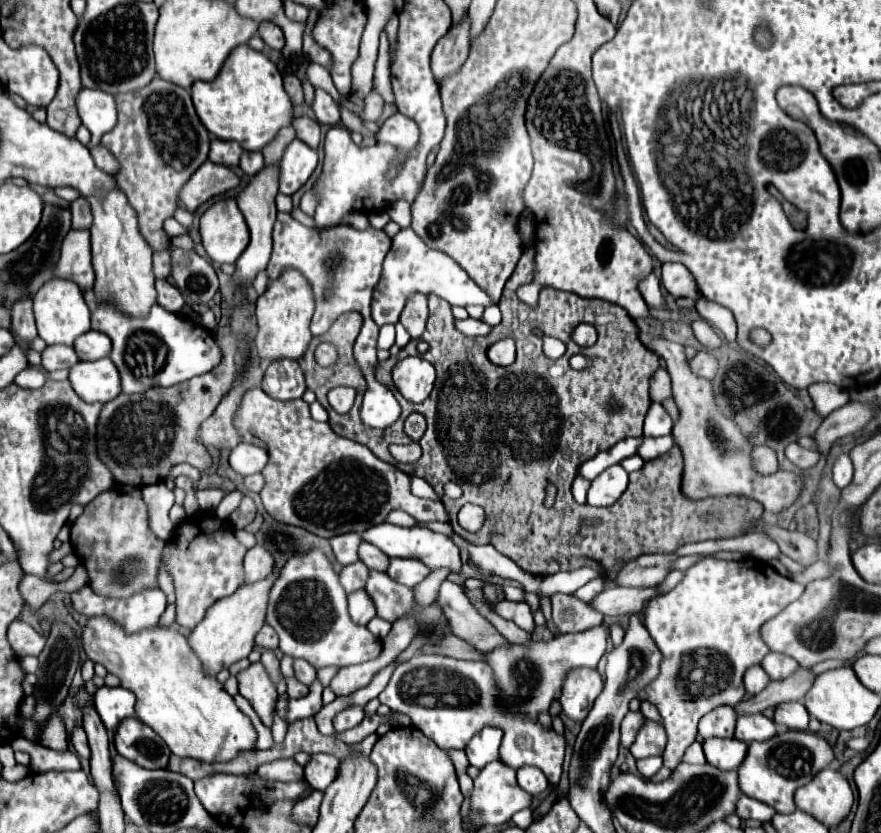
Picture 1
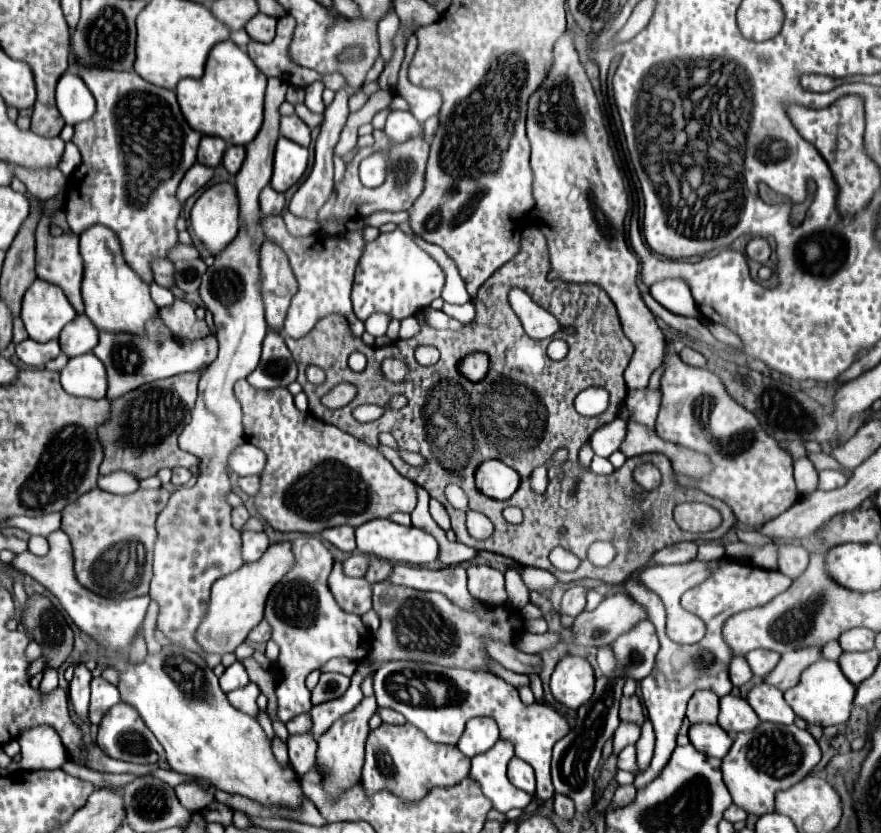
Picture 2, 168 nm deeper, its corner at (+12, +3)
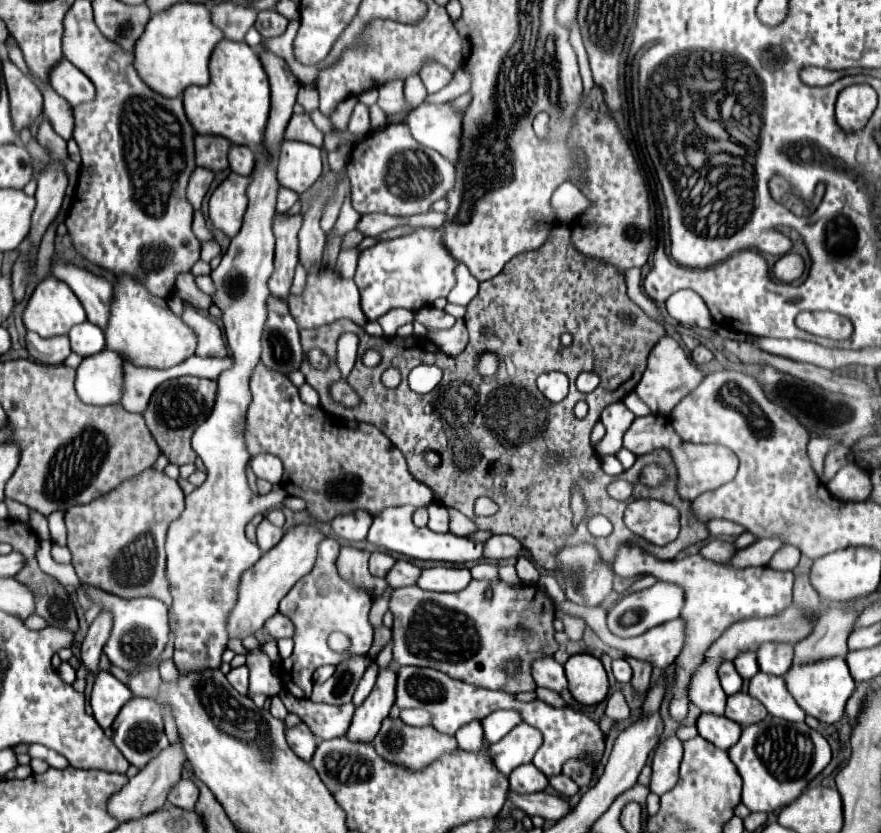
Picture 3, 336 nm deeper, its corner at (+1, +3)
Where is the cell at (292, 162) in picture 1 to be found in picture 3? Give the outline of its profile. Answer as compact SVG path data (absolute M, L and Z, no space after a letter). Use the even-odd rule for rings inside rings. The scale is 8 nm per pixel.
M286 140L280 146L278 182L298 194L308 190L322 174L320 148L306 142Z

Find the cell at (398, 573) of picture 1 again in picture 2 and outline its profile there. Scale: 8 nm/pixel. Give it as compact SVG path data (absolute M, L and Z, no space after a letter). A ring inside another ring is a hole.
M399 564L393 568L391 582L415 590L435 590L447 594L451 602L463 608L471 608L475 602L475 598L467 590L467 574L463 566L447 566L447 568L431 570L423 566Z

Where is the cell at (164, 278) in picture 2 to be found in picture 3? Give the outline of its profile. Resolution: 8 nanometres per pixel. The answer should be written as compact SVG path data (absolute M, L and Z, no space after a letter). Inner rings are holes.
M184 272L184 274L178 276L174 294L180 296L184 302L192 304L194 308L208 308L208 306L212 304L212 298L210 298L208 294L204 294L204 292L196 286L194 274L190 274L190 272Z

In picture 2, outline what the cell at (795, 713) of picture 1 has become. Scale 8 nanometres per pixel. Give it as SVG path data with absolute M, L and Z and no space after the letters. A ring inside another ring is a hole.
M757 684L747 692L747 702L763 722L793 724L795 712L783 700L783 692L771 684Z

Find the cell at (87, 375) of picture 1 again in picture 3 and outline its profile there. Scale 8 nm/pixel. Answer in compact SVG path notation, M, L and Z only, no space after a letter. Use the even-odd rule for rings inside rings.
M112 350L84 358L76 370L76 392L86 404L116 404L122 396L122 358Z

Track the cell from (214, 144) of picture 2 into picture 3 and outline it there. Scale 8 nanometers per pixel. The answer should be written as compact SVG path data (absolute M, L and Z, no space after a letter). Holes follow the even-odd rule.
M196 136L196 162L202 168L208 168L212 172L220 172L228 168L228 150L230 140L222 136Z

